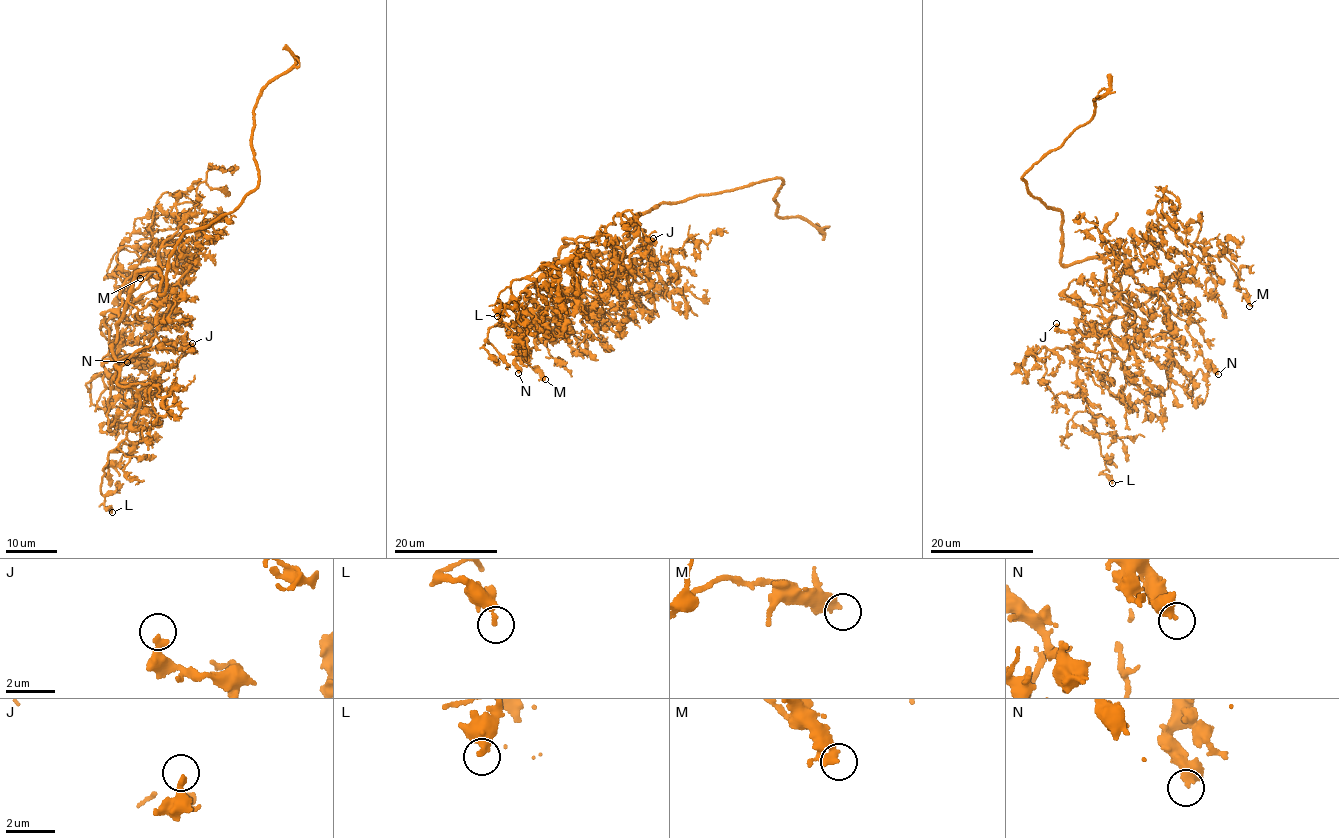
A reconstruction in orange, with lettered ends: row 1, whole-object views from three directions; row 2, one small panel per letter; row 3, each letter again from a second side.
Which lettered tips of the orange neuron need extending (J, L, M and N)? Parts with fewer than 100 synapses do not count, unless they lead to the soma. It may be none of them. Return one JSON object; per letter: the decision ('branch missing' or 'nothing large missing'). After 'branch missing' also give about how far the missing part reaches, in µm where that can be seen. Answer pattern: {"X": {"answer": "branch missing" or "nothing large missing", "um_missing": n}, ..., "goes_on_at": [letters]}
{"J": {"answer": "nothing large missing"}, "L": {"answer": "nothing large missing"}, "M": {"answer": "nothing large missing"}, "N": {"answer": "nothing large missing"}, "goes_on_at": []}

